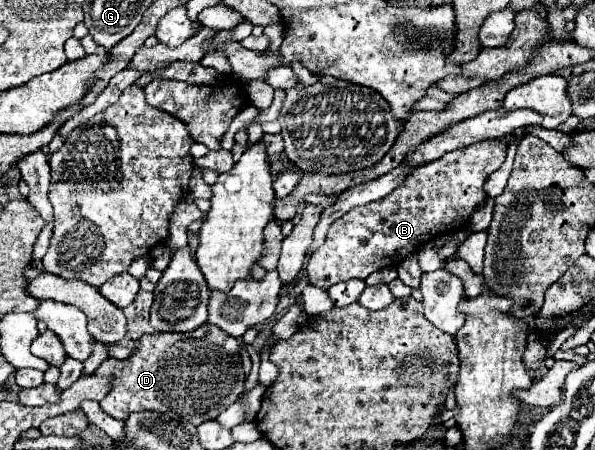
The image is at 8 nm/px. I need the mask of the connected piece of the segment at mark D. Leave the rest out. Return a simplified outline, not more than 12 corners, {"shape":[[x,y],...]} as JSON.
{"shape":[[211,324],[145,334],[107,358],[99,402],[193,426],[245,390],[237,338]]}

